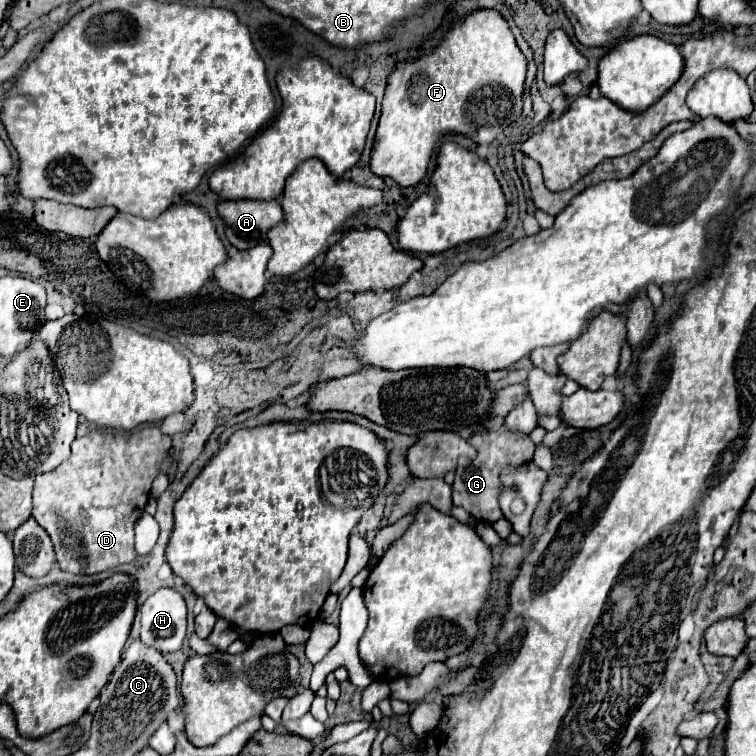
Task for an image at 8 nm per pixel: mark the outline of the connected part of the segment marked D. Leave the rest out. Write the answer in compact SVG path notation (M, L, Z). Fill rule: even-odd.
M144 427L130 435L112 435L94 429L88 435L74 439L70 459L60 463L54 471L36 475L32 491L32 517L50 535L56 551L56 561L62 571L74 575L94 575L122 563L132 563L136 559L134 523L140 513L144 513L144 505L150 497L150 485L160 473L160 467L168 457L170 447L172 437L164 435L160 427Z

